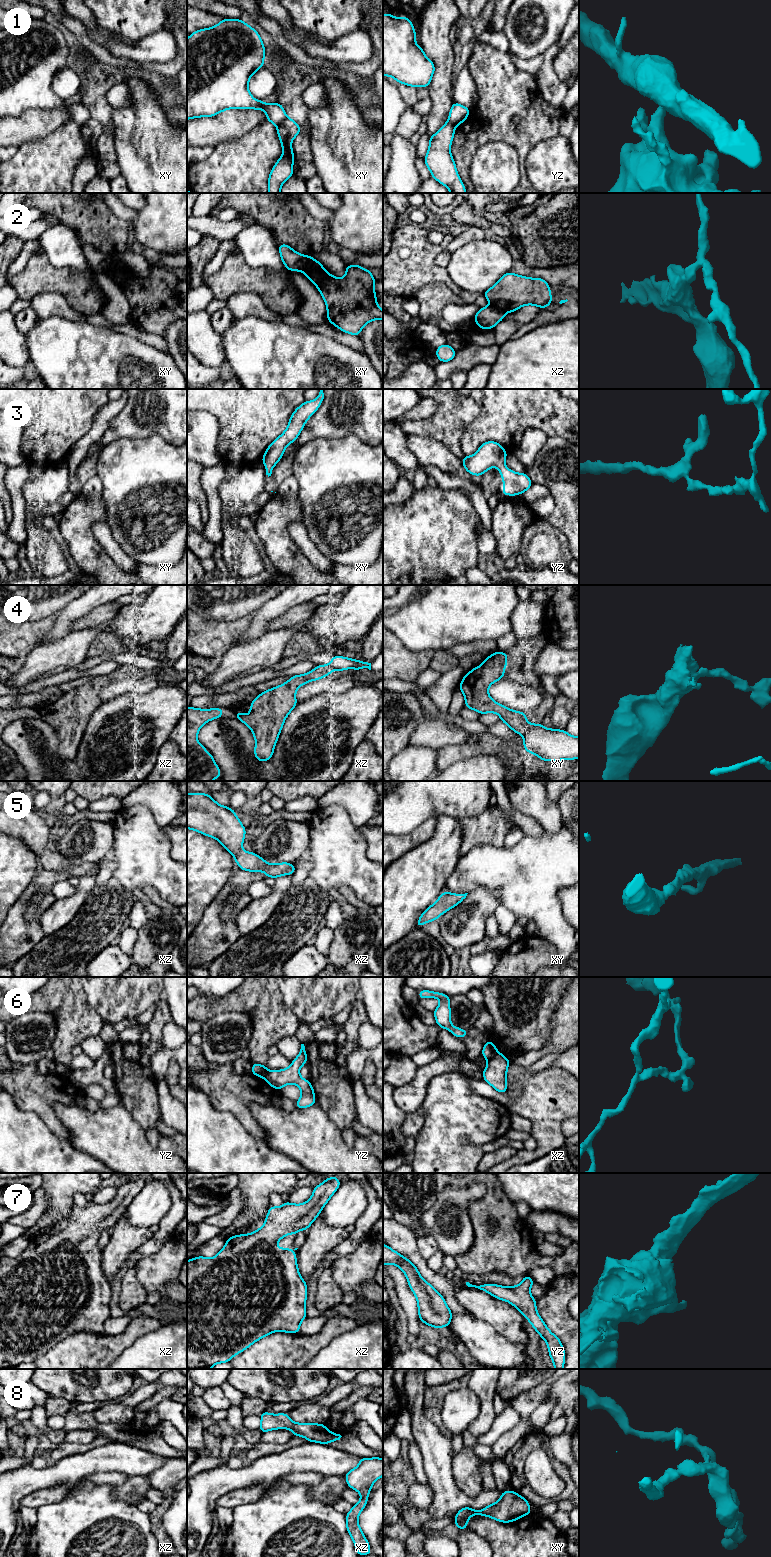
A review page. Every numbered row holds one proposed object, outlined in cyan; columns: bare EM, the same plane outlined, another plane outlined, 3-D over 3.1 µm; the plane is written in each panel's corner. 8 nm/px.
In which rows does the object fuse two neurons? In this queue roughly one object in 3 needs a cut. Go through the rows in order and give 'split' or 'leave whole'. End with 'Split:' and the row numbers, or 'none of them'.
1: split
2: split
3: leave whole
4: split
5: leave whole
6: split
7: leave whole
8: leave whole
Split: 1, 2, 4, 6

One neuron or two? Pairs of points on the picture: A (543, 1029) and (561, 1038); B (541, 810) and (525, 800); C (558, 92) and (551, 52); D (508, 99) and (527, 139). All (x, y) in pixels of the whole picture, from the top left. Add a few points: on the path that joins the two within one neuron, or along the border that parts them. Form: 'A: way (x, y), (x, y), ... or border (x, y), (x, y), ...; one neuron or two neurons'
A: border (555, 1009), (551, 1019), (549, 1037), (541, 1047); two neurons
B: way (537, 806), (529, 800); one neuron
C: way (552, 82), (548, 78), (548, 62); one neuron
D: way (518, 109), (527, 118), (527, 129); one neuron

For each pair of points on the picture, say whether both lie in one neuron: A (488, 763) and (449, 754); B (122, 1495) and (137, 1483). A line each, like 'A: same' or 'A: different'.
A: different
B: same

